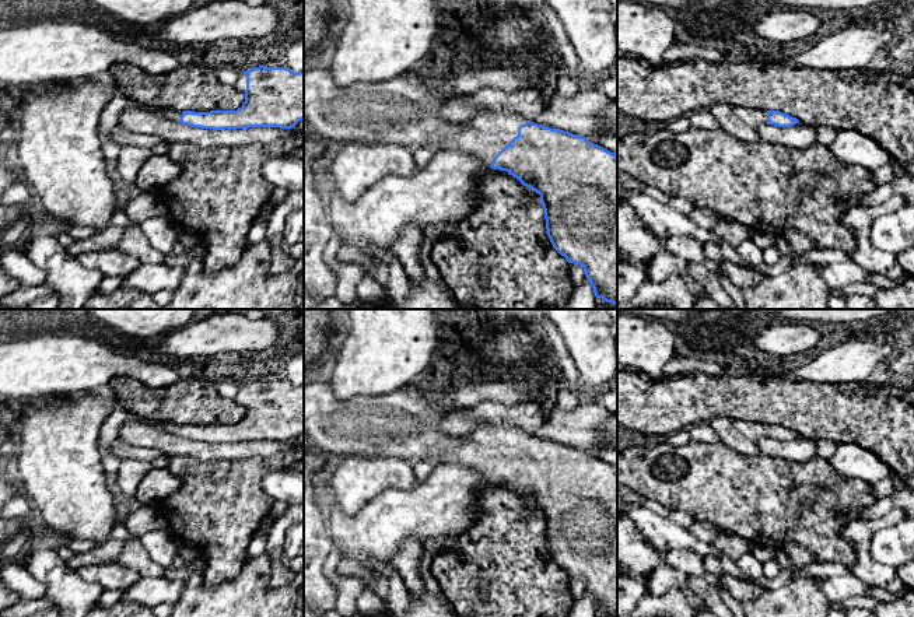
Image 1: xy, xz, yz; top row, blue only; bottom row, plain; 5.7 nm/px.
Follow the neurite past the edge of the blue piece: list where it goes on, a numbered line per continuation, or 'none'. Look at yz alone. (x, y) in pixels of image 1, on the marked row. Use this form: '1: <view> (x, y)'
1: yz (755, 118)

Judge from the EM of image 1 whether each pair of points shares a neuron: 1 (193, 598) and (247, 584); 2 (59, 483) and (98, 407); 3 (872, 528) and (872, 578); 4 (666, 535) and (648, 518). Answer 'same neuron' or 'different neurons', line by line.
1: same neuron
2: same neuron
3: same neuron
4: same neuron

